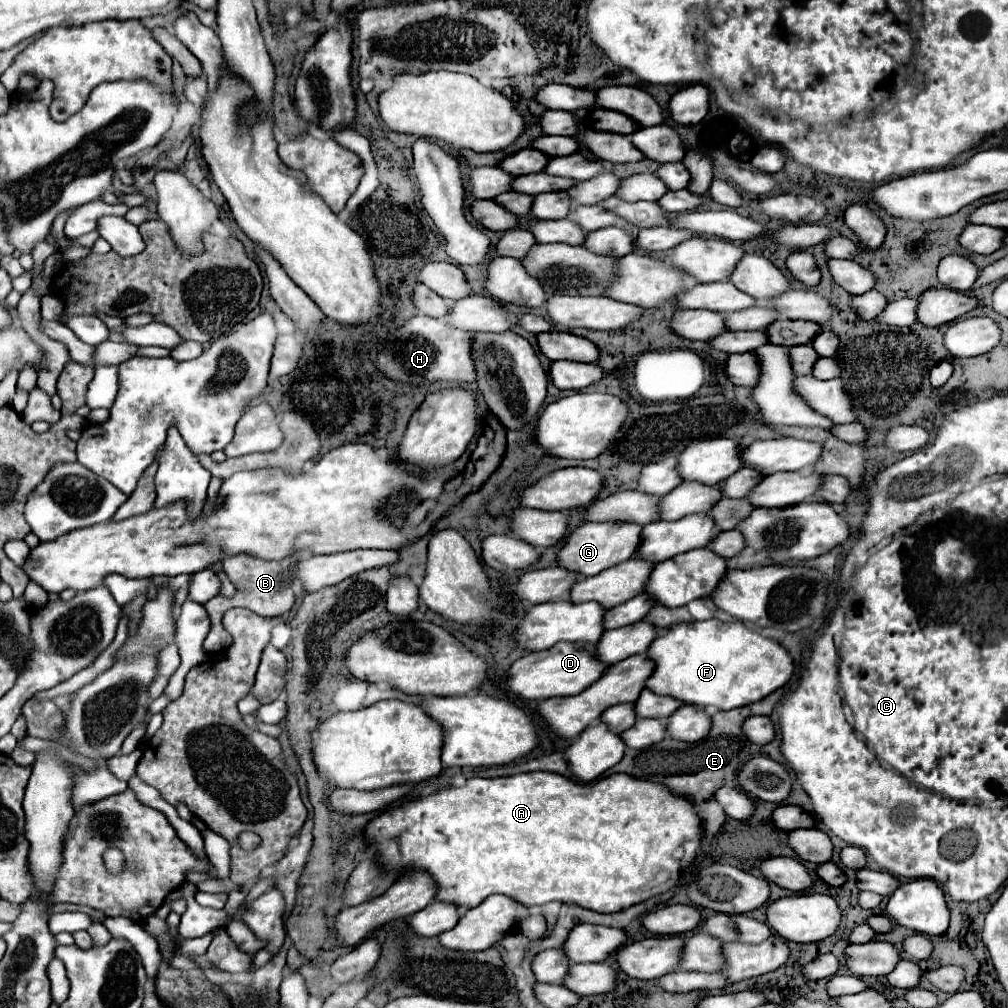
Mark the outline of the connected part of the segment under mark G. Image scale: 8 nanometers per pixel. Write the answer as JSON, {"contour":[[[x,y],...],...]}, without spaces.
{"contour":[[[607,521],[607,523],[585,523],[583,527],[575,529],[567,543],[563,545],[561,553],[559,553],[559,565],[569,569],[569,571],[577,571],[583,577],[591,577],[597,575],[609,567],[615,567],[619,563],[629,561],[637,549],[639,549],[639,539],[641,539],[641,529],[635,523],[615,523],[615,521]]]}

